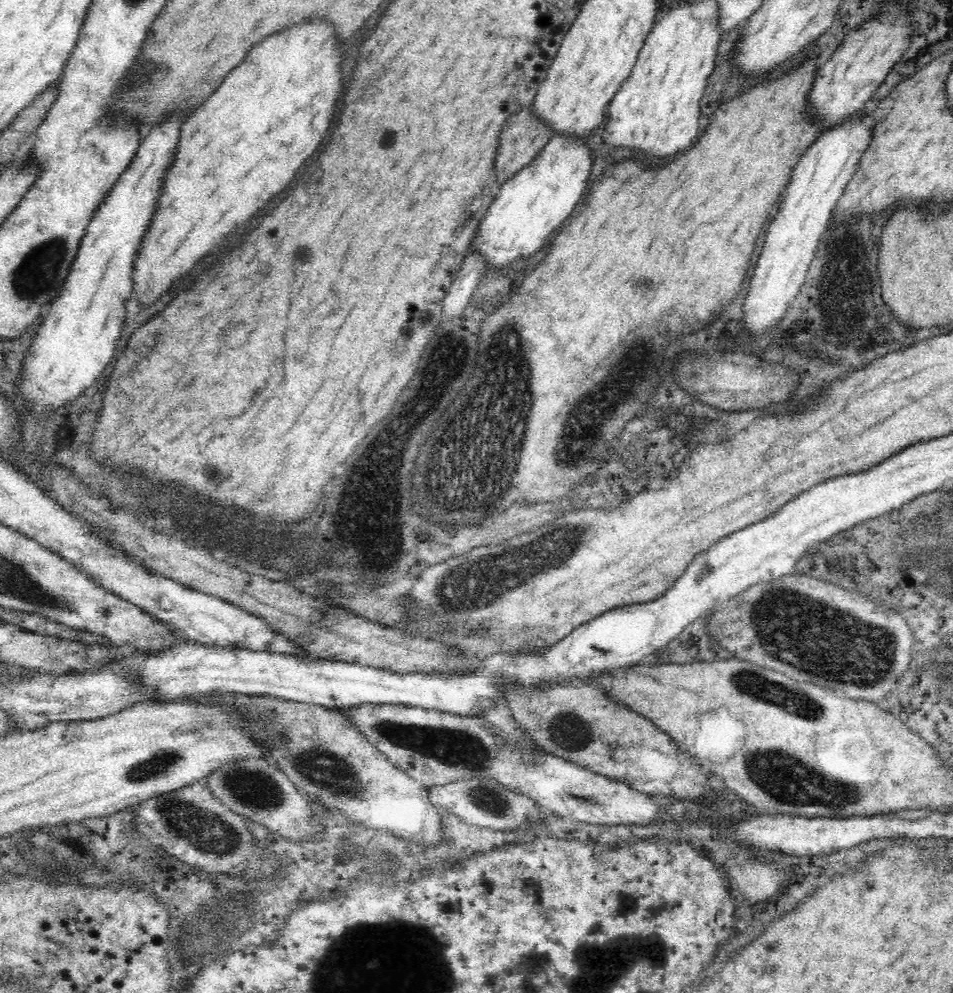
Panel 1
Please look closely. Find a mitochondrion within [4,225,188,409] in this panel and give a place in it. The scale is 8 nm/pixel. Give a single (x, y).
(39, 270)

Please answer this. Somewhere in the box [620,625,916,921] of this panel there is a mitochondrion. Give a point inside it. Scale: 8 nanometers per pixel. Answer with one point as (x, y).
(783, 779)

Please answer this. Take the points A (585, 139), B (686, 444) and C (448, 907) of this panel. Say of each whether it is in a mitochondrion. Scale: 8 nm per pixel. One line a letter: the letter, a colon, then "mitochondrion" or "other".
A: other
B: other
C: other

